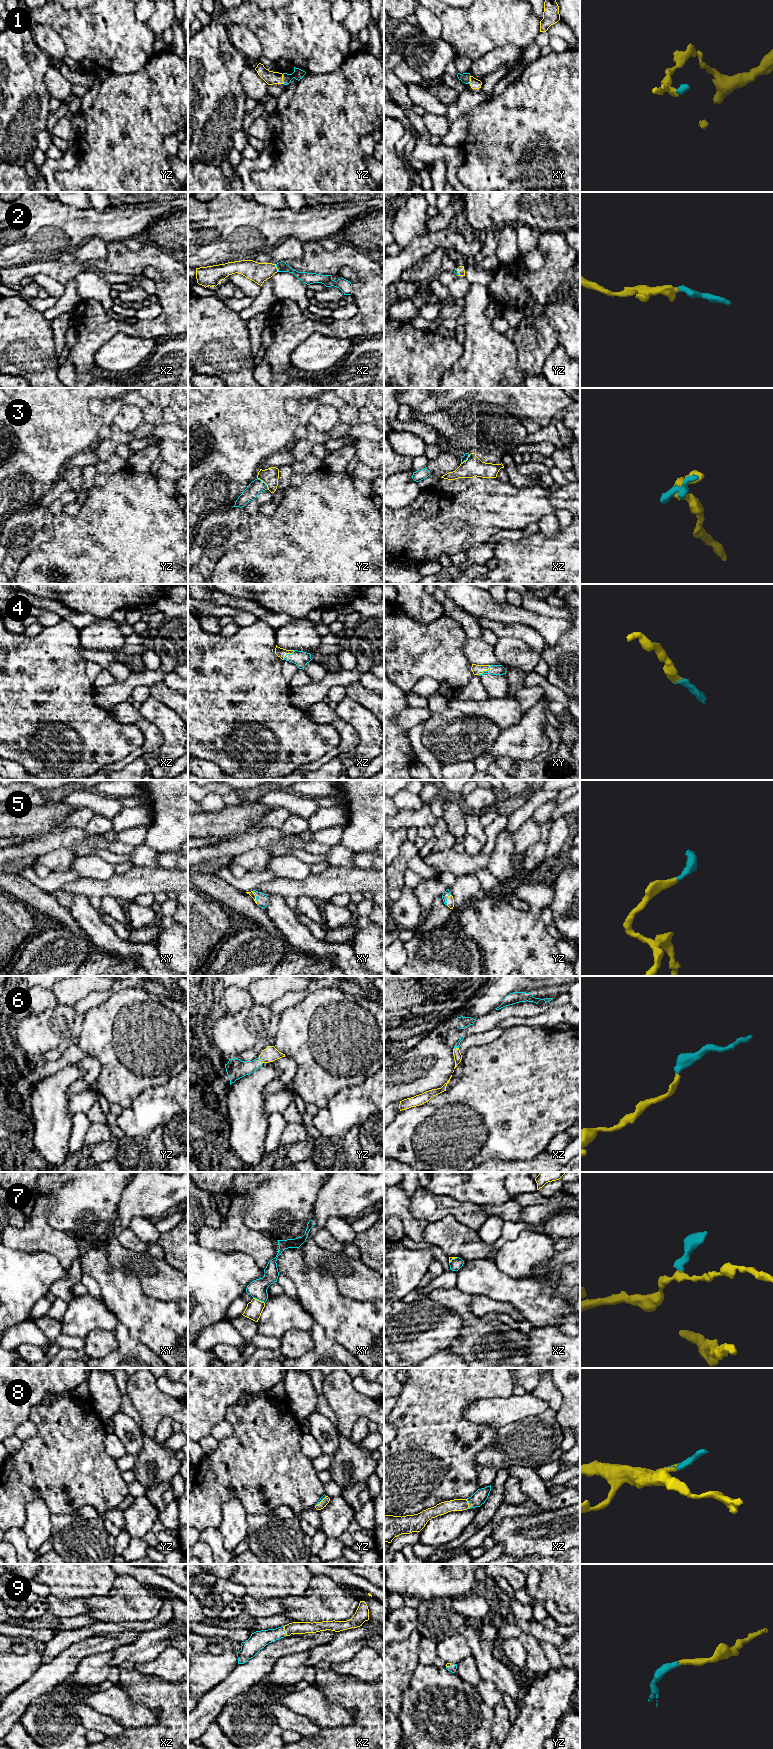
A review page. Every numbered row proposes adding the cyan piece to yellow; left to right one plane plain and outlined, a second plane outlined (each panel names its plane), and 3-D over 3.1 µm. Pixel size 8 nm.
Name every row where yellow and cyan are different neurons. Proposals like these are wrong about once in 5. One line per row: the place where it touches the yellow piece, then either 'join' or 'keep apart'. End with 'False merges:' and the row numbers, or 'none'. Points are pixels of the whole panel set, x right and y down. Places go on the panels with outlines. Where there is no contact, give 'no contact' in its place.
1: meets yellow in yz at (282, 79); join
2: meets yellow in xz at (276, 268); join
3: meets yellow in yz at (264, 482); keep apart
4: meets yellow in xy at (484, 670); join
5: meets yellow in yz at (447, 899); join
6: meets yellow in yz at (261, 1060); join
7: meets yellow in xy at (258, 1300); keep apart
8: meets yellow in xz at (468, 1504); join
9: meets yellow in xz at (284, 1630); join
False merges: 3, 7

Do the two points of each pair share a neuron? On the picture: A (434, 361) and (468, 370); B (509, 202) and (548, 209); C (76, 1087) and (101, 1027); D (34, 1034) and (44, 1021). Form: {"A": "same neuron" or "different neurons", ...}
{"A": "different neurons", "B": "same neuron", "C": "different neurons", "D": "same neuron"}

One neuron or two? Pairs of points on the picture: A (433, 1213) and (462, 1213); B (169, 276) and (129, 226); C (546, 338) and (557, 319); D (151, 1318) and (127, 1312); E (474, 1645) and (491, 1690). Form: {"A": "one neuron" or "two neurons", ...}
{"A": "one neuron", "B": "two neurons", "C": "two neurons", "D": "one neuron", "E": "two neurons"}

